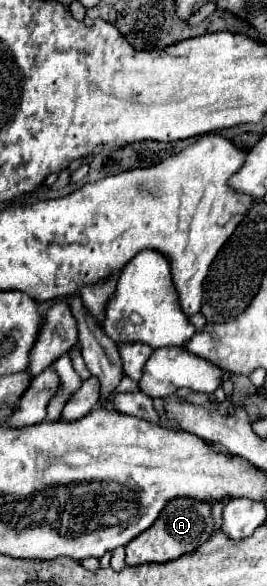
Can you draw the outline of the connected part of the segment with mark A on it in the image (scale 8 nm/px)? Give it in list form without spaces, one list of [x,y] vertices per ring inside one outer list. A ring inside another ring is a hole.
[[[174,498],[164,506],[156,522],[126,544],[126,564],[146,564],[146,562],[170,562],[182,554],[196,550],[214,534],[214,524],[210,516],[210,504],[194,498]]]

